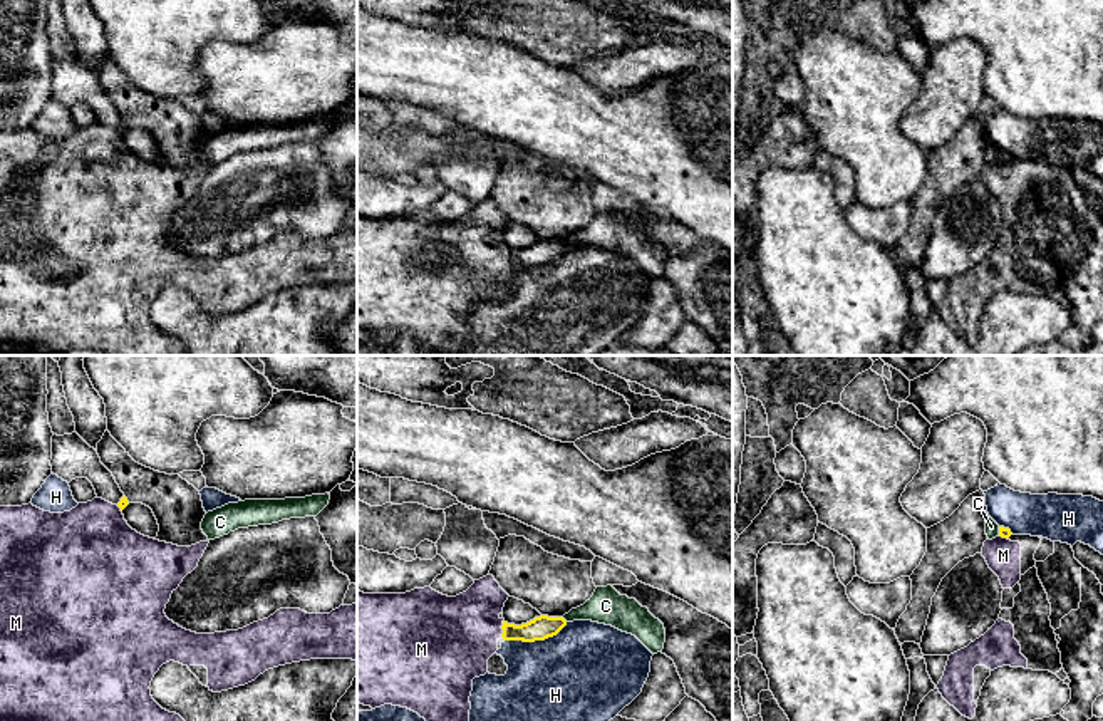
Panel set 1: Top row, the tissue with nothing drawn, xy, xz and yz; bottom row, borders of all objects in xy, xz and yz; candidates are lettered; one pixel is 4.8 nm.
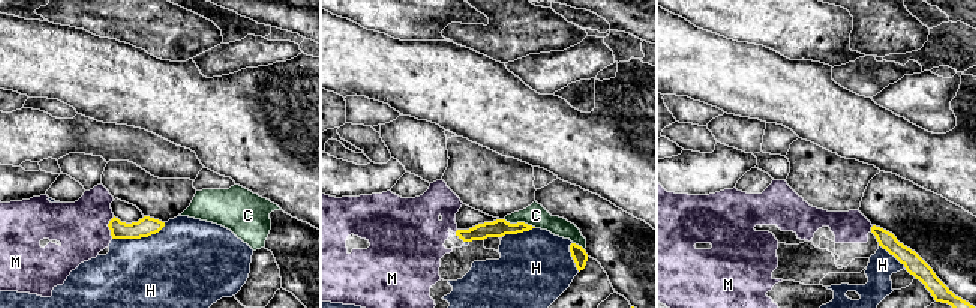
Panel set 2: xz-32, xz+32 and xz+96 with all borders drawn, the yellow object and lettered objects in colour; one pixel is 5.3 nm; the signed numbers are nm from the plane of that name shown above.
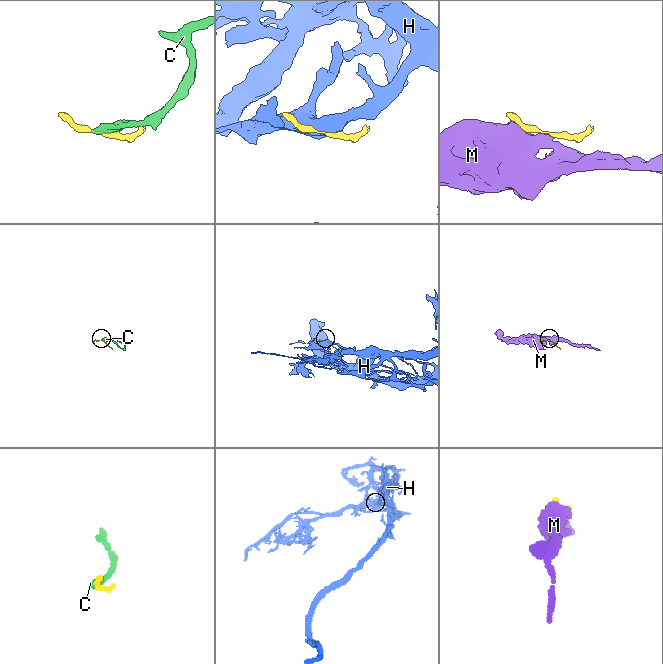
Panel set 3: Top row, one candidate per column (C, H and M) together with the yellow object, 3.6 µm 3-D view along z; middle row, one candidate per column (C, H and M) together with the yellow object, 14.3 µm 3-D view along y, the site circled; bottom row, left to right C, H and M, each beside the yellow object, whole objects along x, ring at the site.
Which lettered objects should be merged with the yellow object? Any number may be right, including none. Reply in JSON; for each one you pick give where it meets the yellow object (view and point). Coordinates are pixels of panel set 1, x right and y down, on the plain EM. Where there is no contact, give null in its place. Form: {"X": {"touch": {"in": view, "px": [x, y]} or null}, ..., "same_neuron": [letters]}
{"same_neuron": []}

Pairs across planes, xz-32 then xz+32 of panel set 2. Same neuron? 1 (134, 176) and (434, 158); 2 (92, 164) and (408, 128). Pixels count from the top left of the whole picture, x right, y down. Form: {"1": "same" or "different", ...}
{"1": "different", "2": "same"}

